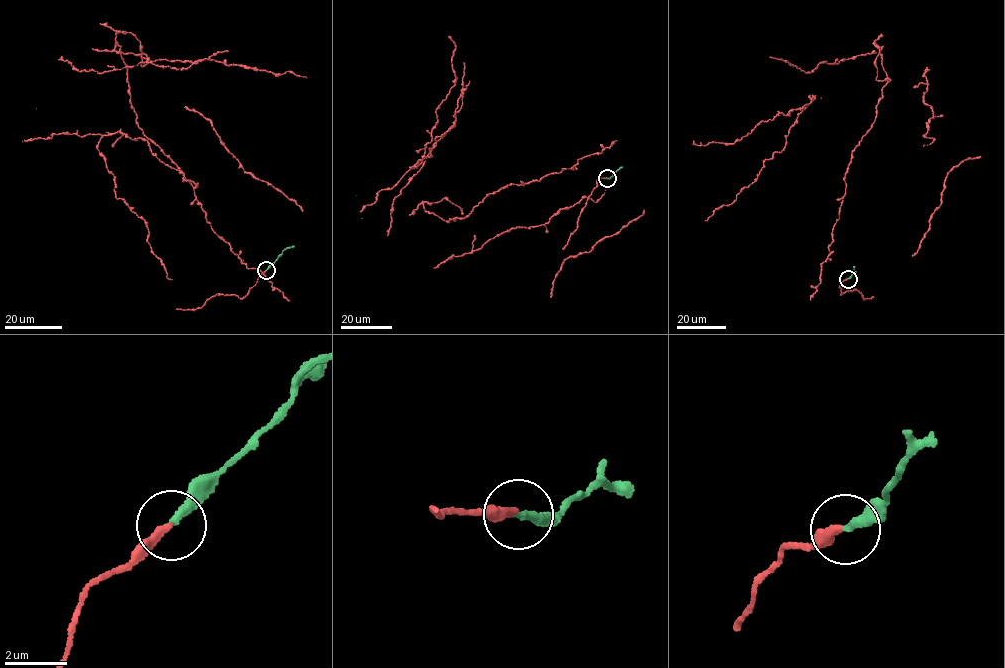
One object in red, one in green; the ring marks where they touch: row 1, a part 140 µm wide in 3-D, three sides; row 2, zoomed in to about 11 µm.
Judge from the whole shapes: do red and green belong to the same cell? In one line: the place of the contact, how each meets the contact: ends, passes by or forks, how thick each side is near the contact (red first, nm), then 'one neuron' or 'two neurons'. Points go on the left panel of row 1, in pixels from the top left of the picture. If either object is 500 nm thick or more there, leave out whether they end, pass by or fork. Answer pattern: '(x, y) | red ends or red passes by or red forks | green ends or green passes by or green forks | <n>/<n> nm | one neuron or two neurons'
(266, 270) | red ends | green ends | 240/240 nm | one neuron

